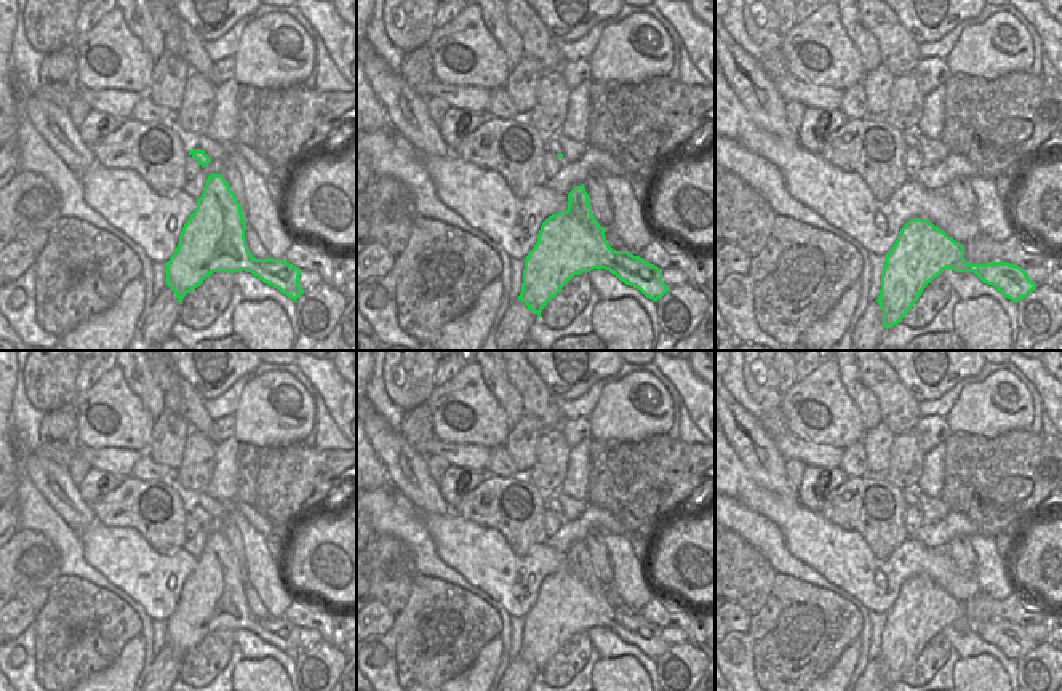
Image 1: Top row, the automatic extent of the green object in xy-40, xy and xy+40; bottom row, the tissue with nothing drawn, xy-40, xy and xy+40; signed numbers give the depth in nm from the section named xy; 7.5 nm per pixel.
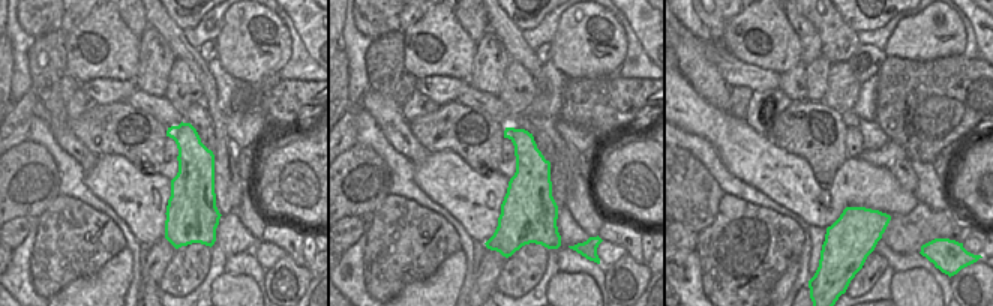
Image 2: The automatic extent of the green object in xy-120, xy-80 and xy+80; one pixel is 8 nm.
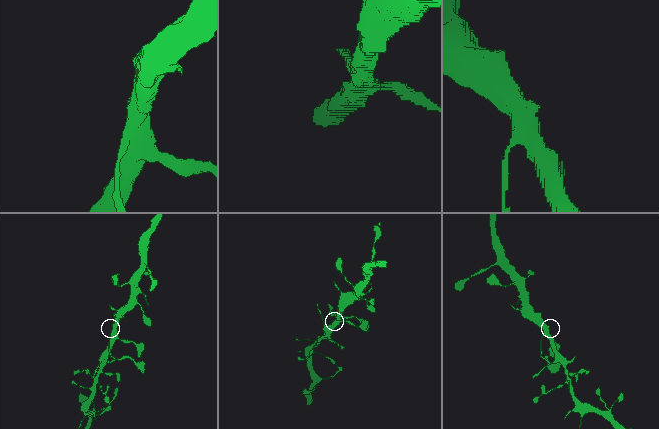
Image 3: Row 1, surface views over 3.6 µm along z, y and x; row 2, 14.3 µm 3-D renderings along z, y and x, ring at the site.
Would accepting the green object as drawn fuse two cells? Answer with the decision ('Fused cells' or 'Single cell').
Single cell

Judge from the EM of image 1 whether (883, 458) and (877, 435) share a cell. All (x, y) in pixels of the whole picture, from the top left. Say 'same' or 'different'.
same

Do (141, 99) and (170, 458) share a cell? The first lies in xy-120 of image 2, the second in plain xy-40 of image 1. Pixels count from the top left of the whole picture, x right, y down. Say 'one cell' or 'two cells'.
two cells

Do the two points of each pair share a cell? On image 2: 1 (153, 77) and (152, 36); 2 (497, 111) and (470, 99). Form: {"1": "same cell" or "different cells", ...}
{"1": "same cell", "2": "same cell"}

